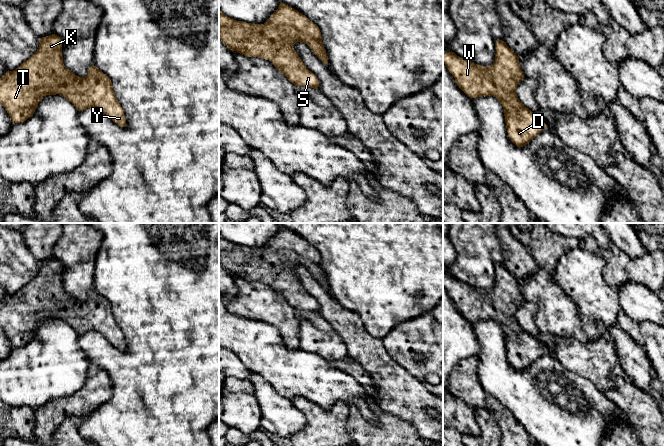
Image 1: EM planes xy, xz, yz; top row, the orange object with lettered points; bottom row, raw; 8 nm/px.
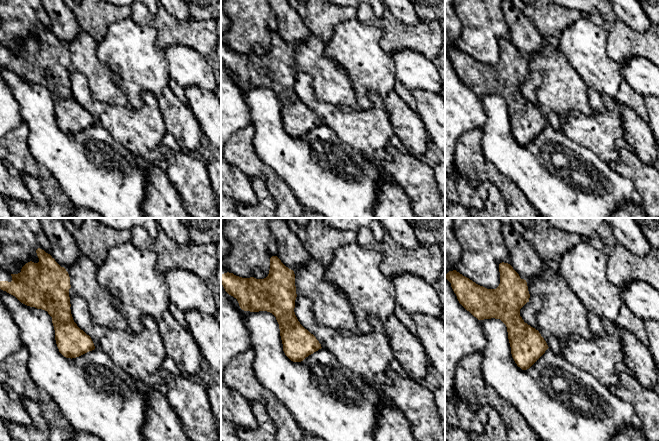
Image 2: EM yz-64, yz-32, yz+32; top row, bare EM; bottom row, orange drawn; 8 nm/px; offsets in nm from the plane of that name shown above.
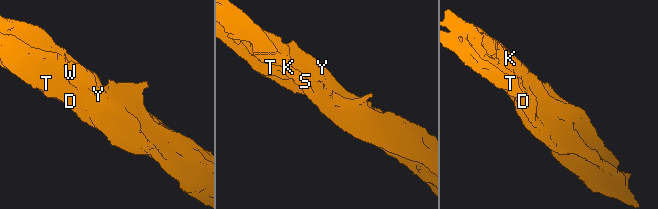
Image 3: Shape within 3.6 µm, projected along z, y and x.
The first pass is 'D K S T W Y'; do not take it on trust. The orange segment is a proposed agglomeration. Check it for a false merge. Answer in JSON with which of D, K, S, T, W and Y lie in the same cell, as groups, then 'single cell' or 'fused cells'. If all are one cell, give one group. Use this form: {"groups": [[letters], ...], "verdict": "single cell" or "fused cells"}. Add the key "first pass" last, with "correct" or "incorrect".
{"groups": [["D", "K", "S", "T", "W", "Y"]], "verdict": "single cell", "first pass": "correct"}

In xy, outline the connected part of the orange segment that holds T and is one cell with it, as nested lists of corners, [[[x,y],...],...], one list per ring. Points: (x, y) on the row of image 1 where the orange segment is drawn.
[[[52,34],[41,38],[37,51],[28,60],[15,70],[8,70],[0,78],[0,104],[6,109],[13,123],[20,123],[34,114],[44,96],[56,94],[65,97],[78,111],[96,107],[114,123],[126,127],[124,110],[115,96],[110,78],[94,65],[89,68],[84,78],[68,70],[63,62],[62,40]]]

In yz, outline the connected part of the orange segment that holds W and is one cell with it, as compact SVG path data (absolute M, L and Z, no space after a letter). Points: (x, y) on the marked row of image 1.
M499 40L495 43L495 62L492 66L481 66L465 58L457 56L454 52L443 54L443 63L455 78L459 88L471 99L482 96L496 97L504 109L506 129L509 139L518 147L527 145L545 128L545 123L531 110L526 108L519 100L516 89L524 78L519 64L519 57Z

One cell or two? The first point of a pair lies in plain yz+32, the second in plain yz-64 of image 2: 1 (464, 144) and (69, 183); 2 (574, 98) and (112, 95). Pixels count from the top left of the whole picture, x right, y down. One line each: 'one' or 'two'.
1: two
2: one

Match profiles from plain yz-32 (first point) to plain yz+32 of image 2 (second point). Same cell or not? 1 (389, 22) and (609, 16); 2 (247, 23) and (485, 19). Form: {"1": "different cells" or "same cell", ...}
{"1": "different cells", "2": "same cell"}

